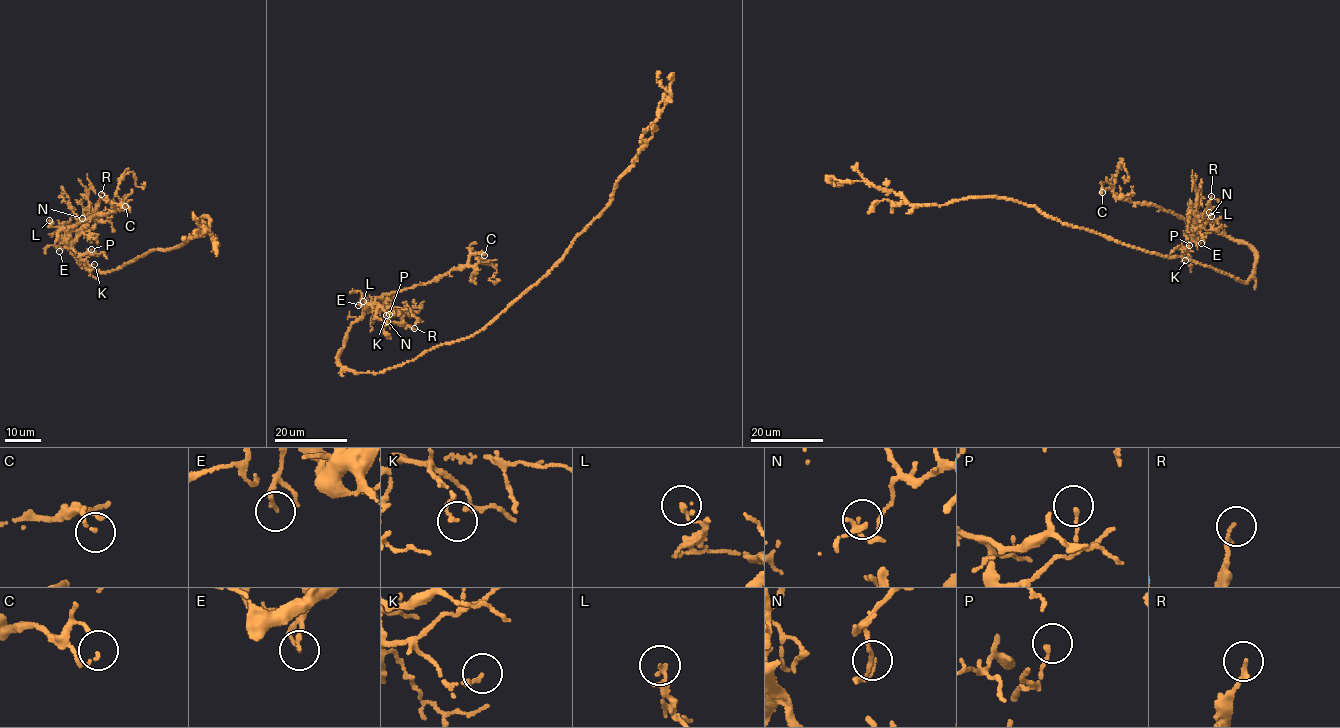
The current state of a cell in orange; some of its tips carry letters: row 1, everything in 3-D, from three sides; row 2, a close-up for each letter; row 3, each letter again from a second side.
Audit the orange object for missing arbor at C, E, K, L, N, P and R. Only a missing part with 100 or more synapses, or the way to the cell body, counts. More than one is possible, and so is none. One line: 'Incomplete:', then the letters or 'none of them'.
Incomplete: none of them

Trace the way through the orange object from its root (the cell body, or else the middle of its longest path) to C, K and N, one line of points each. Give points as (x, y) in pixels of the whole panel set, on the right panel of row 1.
C: (1187, 259), (1243, 282), (1256, 260), (1244, 243), (1214, 231), (1193, 238), (1184, 219), (1102, 192)
K: (1187, 259), (1243, 282), (1252, 276), (1256, 260), (1249, 245), (1214, 231), (1191, 239), (1183, 255), (1185, 260)
N: (1187, 259), (1243, 282), (1252, 276), (1249, 245), (1215, 231), (1195, 238), (1198, 217), (1211, 216)

